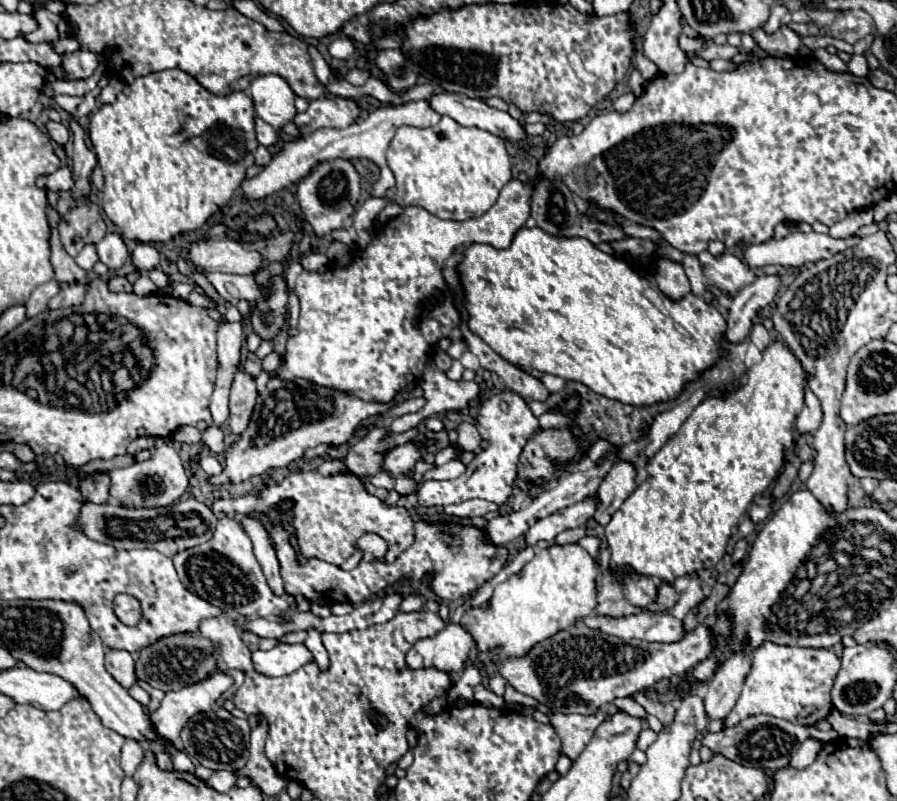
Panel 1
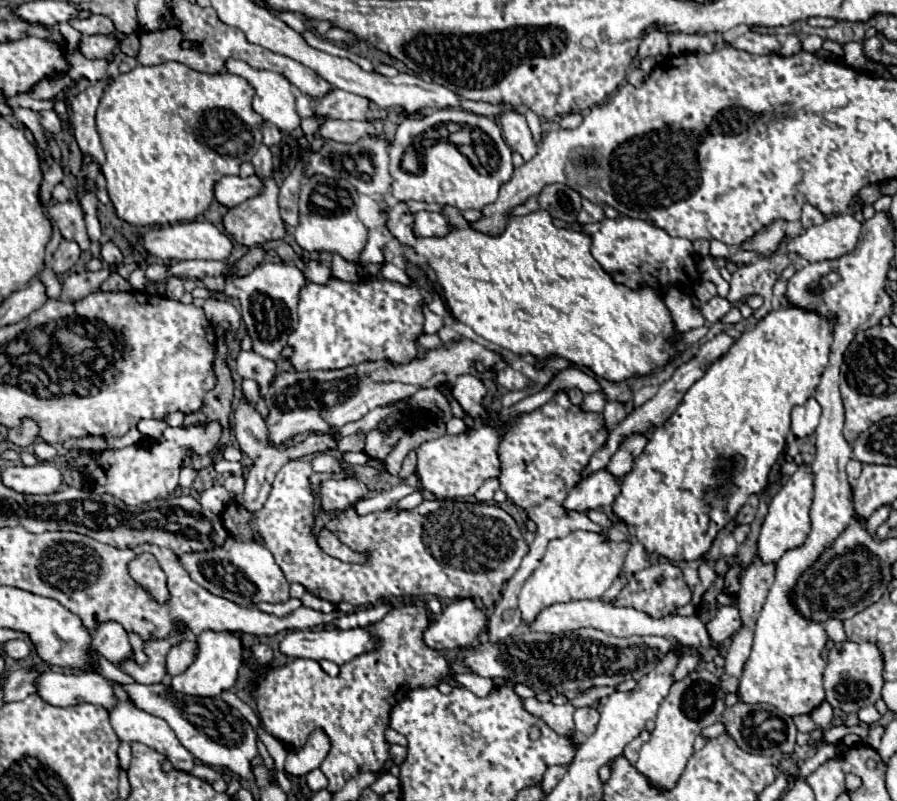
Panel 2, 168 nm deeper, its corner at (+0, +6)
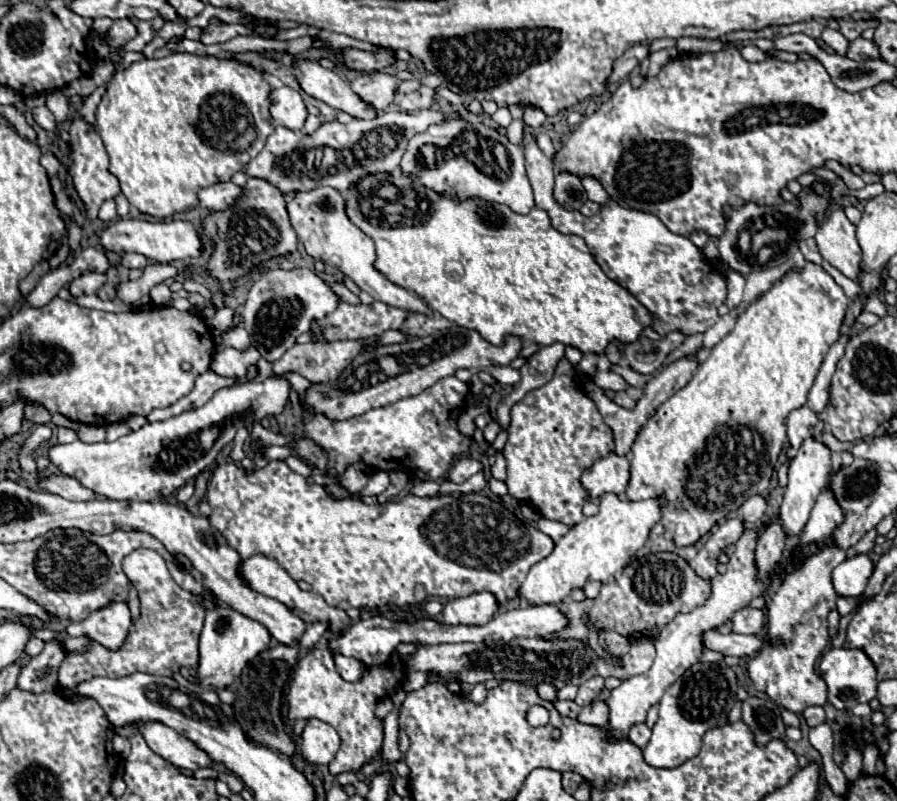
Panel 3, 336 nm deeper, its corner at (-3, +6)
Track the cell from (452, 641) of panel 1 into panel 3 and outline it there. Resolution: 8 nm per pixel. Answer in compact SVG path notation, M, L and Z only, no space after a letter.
M489 592L449 600L443 608L443 624L447 626L483 626L497 612L497 600Z

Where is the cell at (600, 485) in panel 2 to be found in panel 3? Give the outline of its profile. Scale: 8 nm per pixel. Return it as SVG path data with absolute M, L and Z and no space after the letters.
M609 454L597 460L581 476L581 486L589 498L601 498L603 494L623 494L629 482L629 460L625 456Z

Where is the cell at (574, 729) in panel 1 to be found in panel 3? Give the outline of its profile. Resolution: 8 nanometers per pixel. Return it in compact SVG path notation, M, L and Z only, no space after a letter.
M595 700L593 704L585 706L581 710L581 714L577 716L579 722L583 724L591 724L591 726L605 726L607 724L607 716L609 716L609 710L607 710L607 704L601 702L601 700Z

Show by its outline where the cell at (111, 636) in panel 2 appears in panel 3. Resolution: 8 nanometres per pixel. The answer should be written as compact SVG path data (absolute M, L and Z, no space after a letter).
M109 604L109 608L101 608L83 622L71 622L67 632L71 636L87 636L89 640L99 642L109 650L119 650L125 644L129 634L131 616L127 604Z

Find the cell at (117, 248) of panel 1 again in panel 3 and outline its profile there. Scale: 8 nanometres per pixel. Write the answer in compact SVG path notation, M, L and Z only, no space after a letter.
M125 252L125 254L121 254L121 264L125 266L125 268L145 268L147 264L149 264L149 260L145 258L145 256L141 256L141 254L133 254L133 252Z

